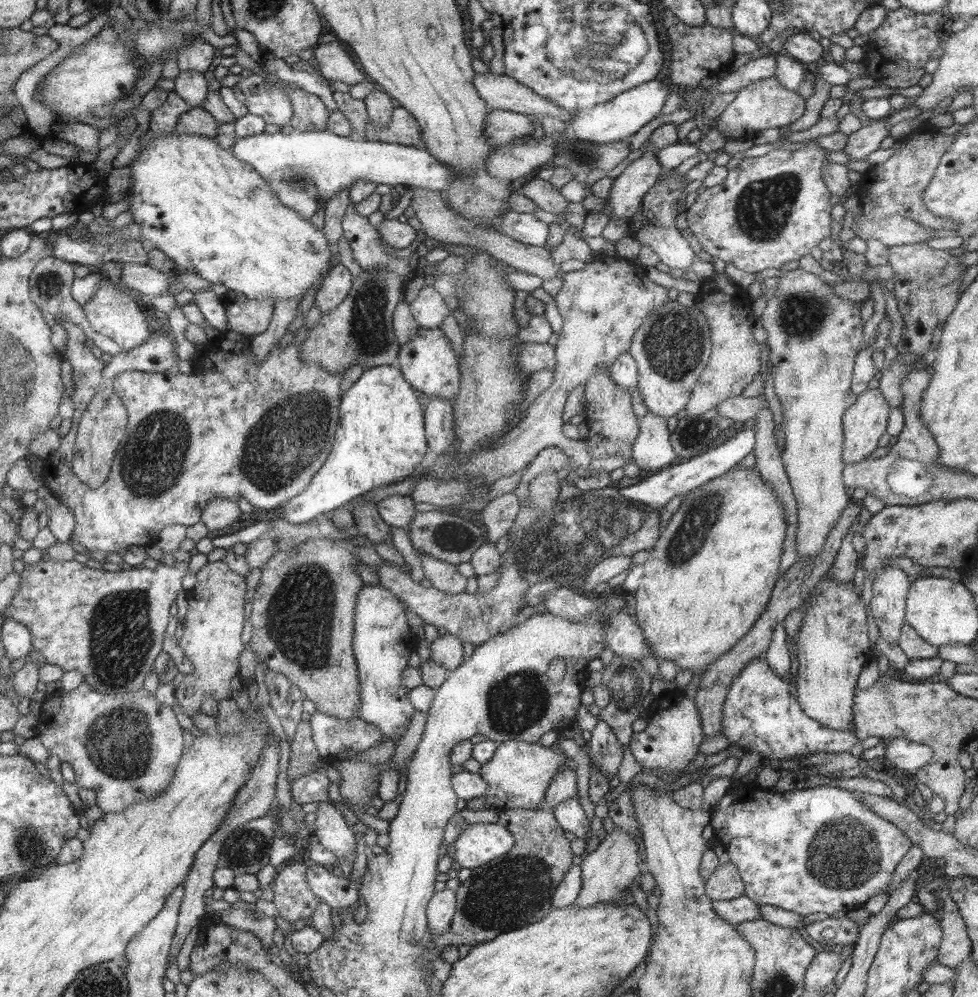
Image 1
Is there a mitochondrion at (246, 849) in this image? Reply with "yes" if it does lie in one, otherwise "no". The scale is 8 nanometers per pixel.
yes

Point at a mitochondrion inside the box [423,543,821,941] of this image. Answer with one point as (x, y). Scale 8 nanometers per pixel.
(506, 894)

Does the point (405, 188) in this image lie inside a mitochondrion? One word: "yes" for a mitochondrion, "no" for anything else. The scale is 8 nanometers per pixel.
no

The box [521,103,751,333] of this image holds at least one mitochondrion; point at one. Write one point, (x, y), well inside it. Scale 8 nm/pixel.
(583, 156)

